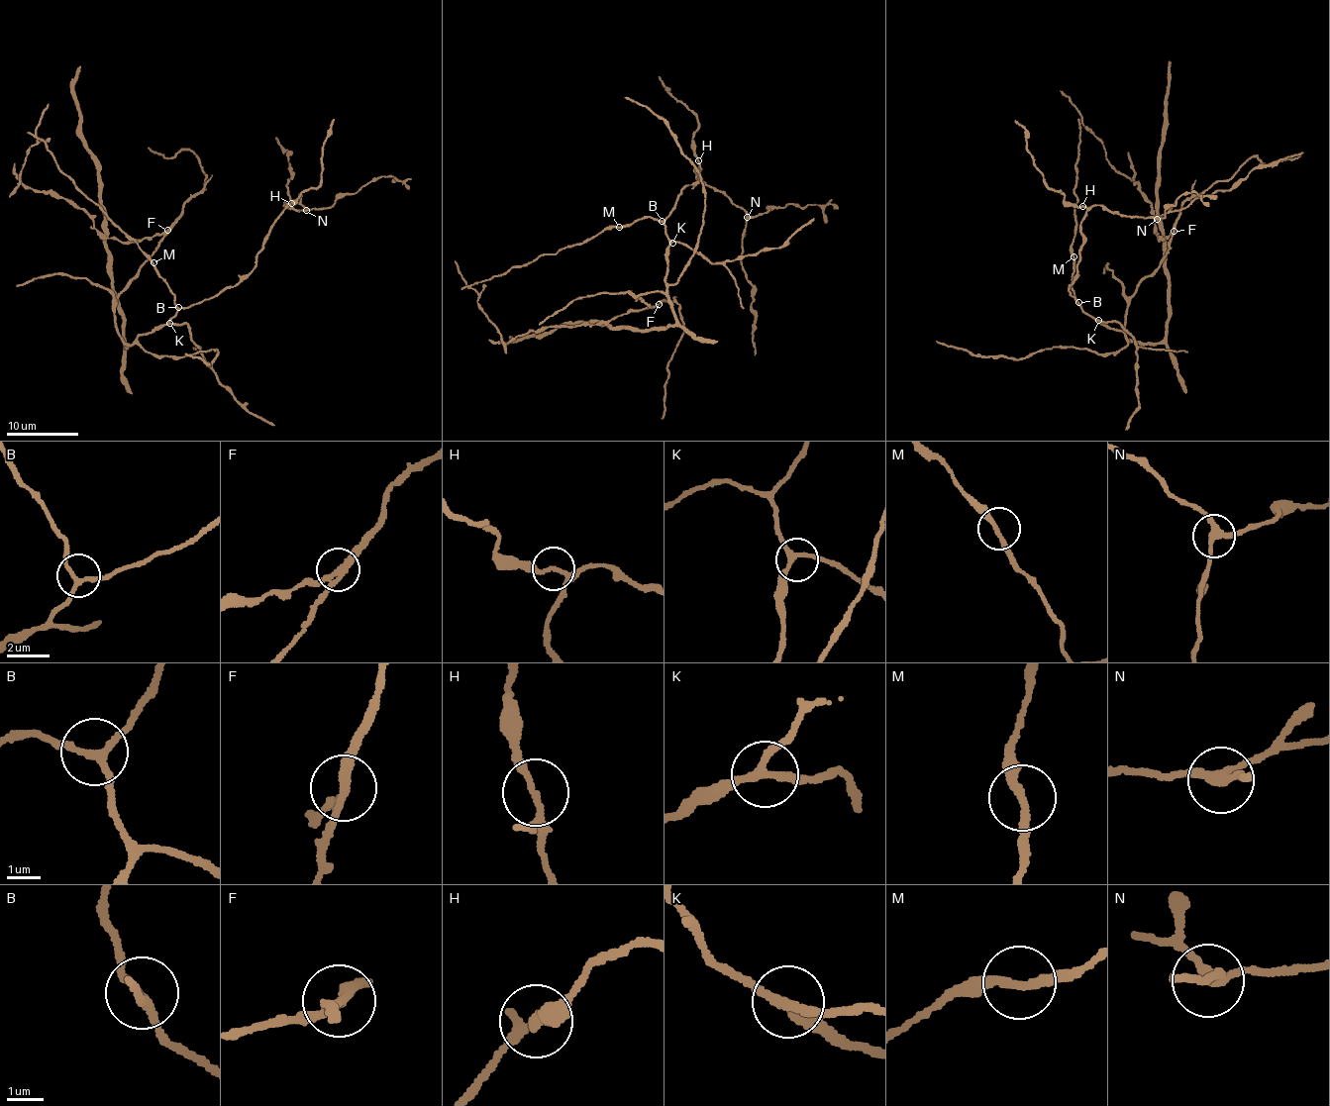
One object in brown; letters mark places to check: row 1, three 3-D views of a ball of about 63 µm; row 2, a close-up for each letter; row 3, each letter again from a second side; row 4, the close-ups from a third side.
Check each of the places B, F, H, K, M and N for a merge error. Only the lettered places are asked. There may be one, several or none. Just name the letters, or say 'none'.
F

